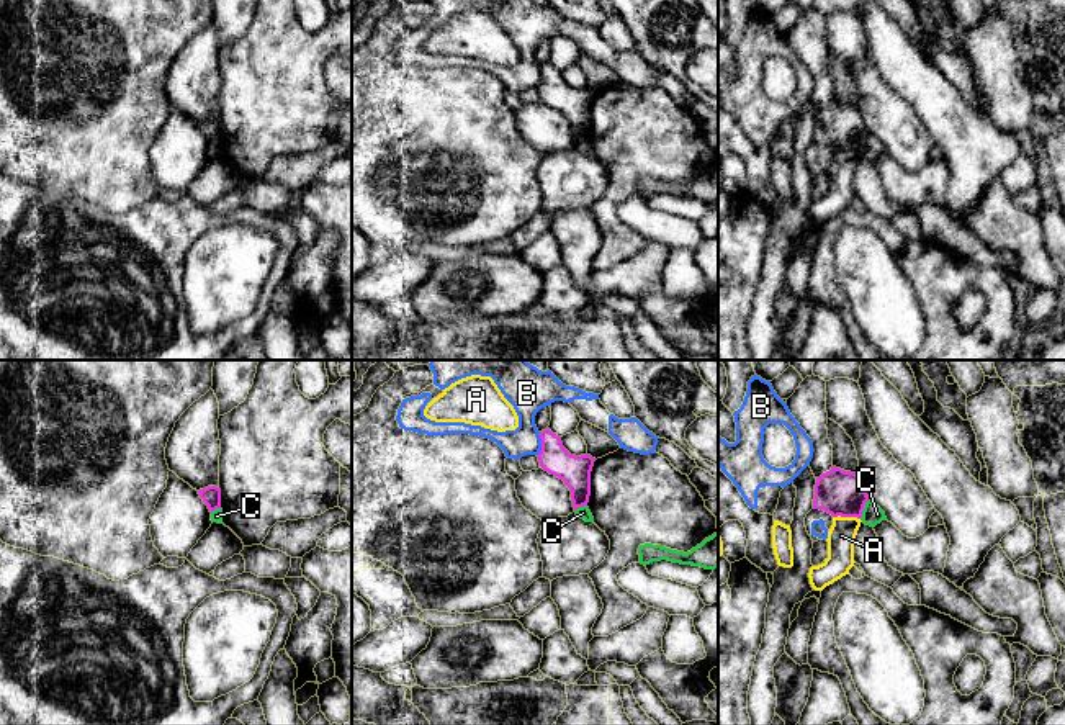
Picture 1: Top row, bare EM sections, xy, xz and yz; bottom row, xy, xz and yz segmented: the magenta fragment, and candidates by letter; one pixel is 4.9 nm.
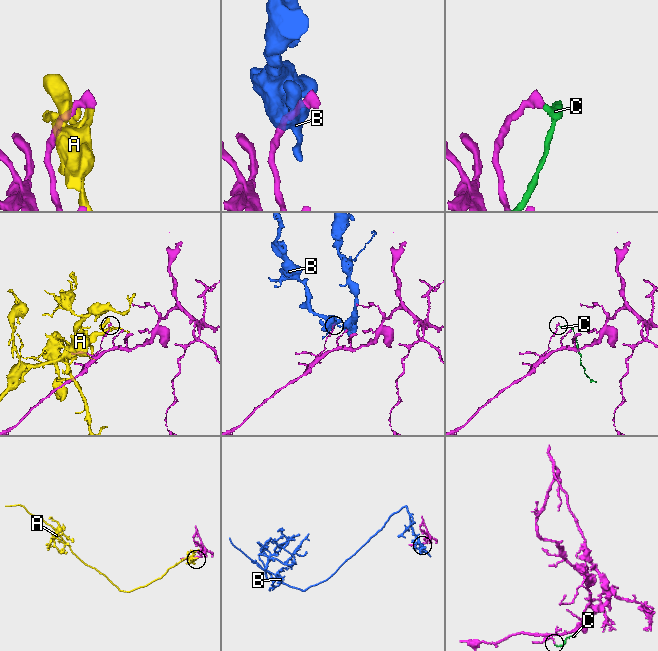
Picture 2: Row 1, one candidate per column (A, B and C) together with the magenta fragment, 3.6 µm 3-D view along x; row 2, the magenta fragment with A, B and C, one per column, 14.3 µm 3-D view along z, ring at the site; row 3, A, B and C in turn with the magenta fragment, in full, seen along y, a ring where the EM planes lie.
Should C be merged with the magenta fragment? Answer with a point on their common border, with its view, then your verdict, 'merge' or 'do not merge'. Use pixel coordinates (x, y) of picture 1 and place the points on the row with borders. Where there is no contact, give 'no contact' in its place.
meets magenta in yz at (862, 509); do not merge

